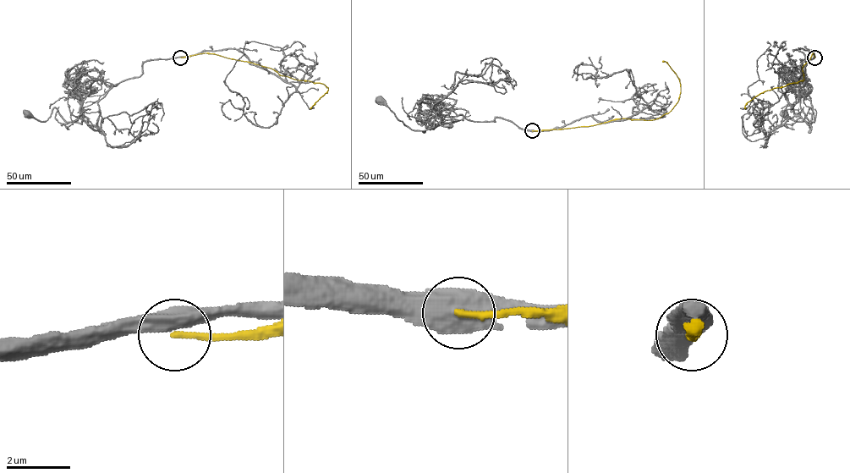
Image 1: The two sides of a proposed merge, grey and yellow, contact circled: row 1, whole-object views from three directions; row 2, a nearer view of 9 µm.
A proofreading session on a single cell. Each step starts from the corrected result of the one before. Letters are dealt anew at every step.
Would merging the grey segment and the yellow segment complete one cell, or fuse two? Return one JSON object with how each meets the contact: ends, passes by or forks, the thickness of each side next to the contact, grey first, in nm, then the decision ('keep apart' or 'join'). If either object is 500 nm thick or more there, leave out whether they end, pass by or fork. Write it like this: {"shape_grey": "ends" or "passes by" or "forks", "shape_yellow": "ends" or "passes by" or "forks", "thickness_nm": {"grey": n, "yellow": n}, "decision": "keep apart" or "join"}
{"thickness_nm": {"grey": 600, "yellow": 200}, "decision": "keep apart"}

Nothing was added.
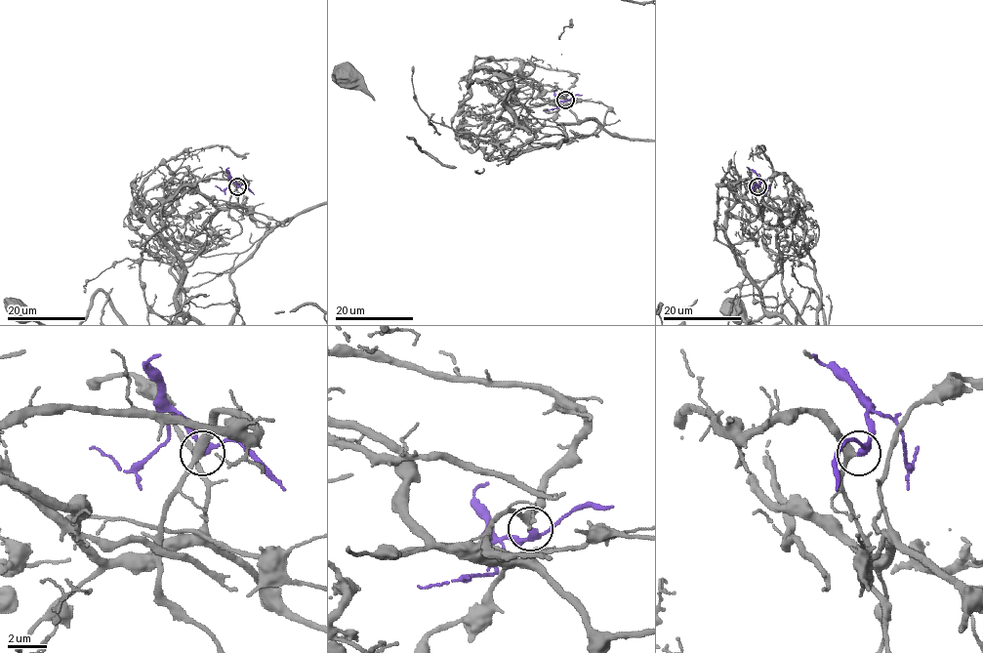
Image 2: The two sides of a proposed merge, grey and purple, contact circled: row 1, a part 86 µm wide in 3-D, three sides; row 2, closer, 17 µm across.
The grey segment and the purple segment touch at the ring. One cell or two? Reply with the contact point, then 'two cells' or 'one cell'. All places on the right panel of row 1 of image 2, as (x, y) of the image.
(757, 186) | one cell

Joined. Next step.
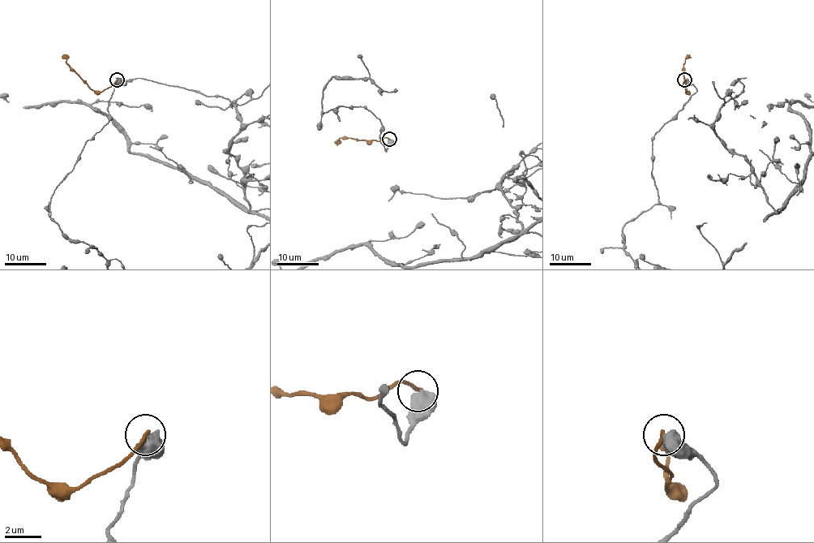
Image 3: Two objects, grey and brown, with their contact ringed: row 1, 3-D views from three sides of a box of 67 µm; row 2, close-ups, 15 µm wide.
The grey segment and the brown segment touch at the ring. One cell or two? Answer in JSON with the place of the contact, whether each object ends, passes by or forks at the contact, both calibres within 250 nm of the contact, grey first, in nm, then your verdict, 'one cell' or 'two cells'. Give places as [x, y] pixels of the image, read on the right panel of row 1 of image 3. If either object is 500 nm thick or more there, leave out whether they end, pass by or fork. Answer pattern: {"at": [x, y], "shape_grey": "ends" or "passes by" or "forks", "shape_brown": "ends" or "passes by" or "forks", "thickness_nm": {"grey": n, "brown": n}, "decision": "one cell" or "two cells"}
{"at": [684, 79], "thickness_nm": {"grey": 650, "brown": 200}, "decision": "two cells"}

